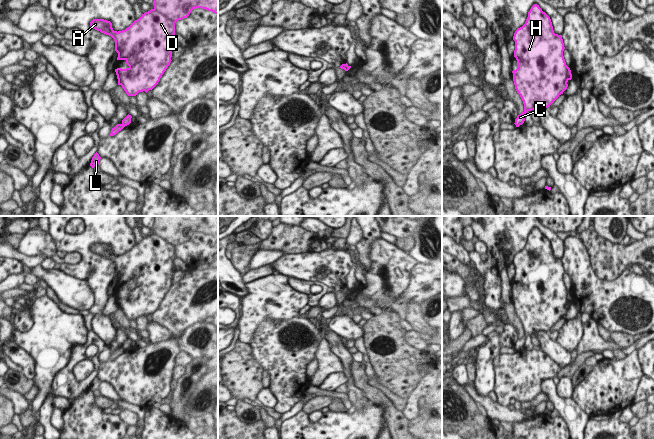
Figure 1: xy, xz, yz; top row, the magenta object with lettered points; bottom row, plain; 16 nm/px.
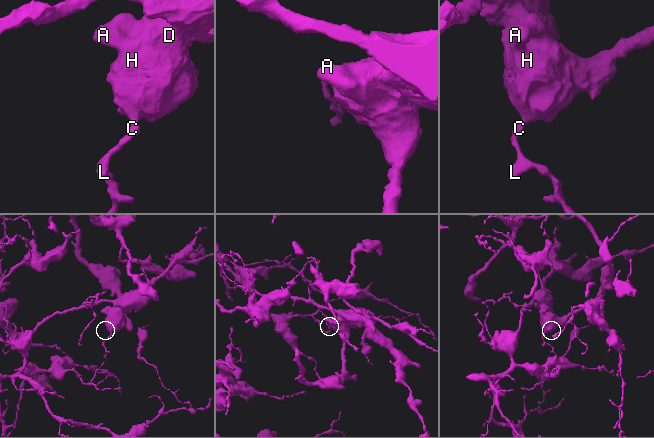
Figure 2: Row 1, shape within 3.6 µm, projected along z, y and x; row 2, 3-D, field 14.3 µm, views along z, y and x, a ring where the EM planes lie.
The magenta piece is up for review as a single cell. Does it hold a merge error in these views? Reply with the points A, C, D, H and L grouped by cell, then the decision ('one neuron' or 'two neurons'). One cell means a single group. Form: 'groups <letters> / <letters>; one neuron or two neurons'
groups A C D H / L; two neurons

